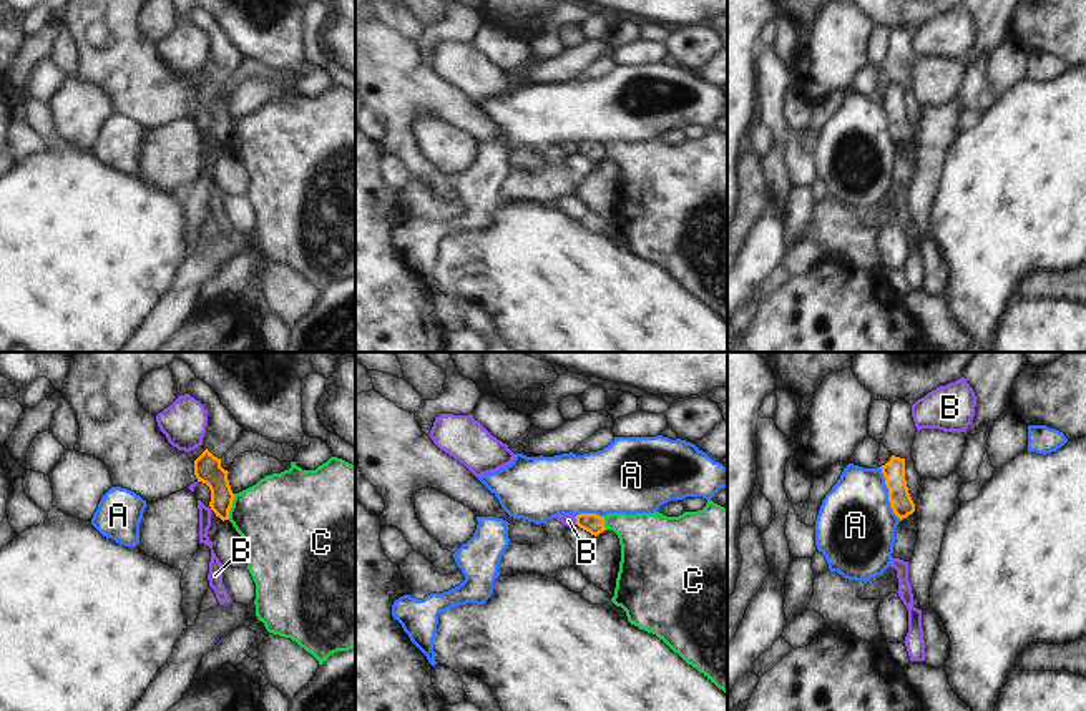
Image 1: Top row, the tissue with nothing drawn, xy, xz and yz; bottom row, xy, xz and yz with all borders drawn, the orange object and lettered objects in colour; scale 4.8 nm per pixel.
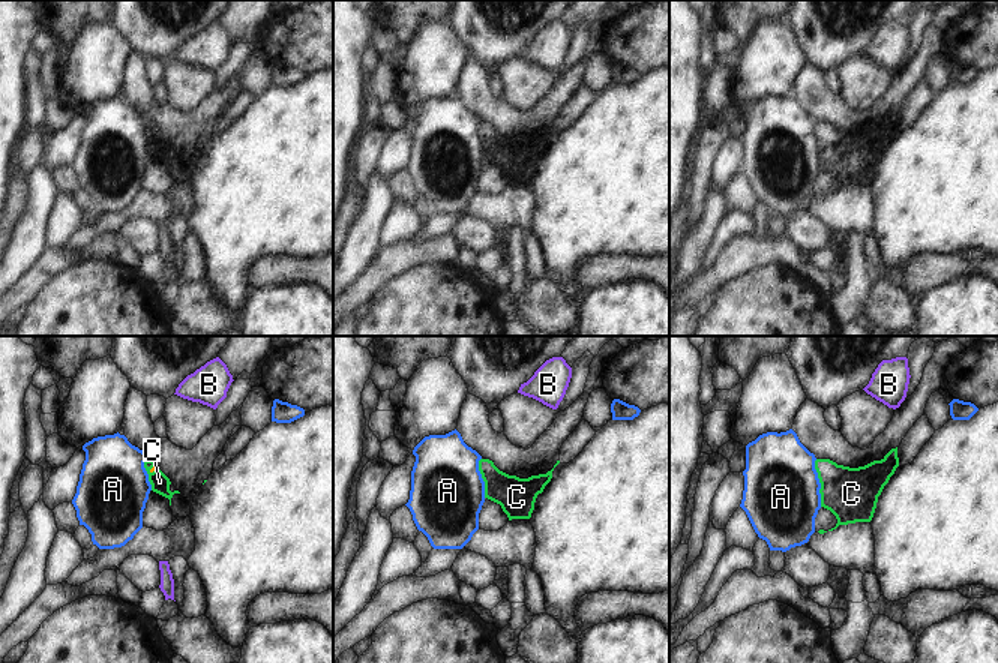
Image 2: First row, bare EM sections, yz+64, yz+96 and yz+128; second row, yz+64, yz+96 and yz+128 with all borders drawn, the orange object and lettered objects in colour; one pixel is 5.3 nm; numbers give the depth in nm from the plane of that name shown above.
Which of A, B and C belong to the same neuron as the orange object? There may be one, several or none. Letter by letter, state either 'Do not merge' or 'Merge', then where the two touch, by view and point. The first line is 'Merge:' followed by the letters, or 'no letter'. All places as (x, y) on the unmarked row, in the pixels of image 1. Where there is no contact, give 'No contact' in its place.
Merge: no letter
A: Do not merge. Touches orange at yz (889, 122)
B: Do not merge. Touches orange at xz (577, 148)
C: Do not merge. Touches orange at xy (231, 133)

